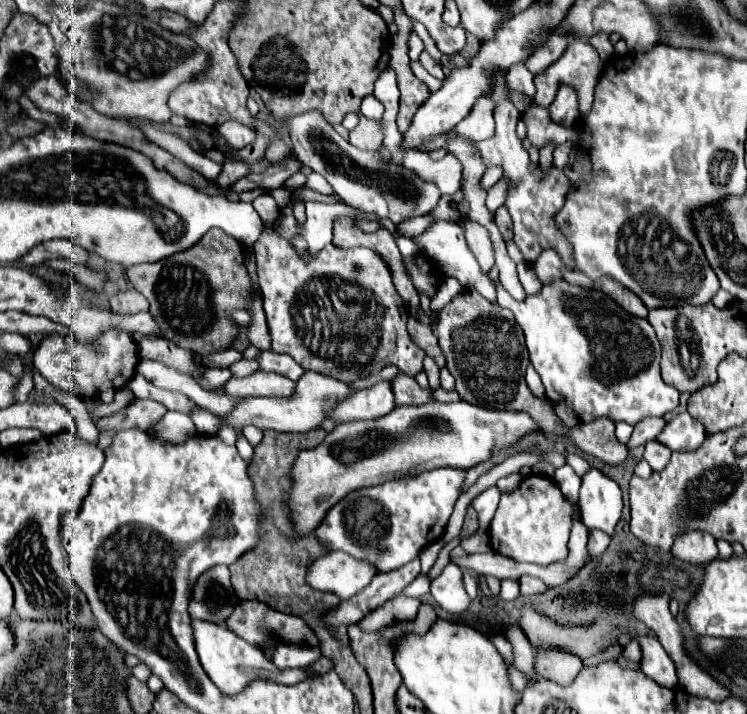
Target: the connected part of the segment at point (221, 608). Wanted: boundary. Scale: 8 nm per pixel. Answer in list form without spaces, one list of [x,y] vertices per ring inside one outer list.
[[[214,566],[198,578],[188,610],[192,618],[222,624],[232,614],[236,604],[238,598],[230,586],[228,568]]]

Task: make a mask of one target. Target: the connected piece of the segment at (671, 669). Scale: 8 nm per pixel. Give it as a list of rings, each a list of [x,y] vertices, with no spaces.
[[[642,636],[640,644],[642,644],[642,654],[644,654],[640,662],[640,670],[654,682],[666,688],[674,688],[678,684],[676,666],[672,658],[666,654],[666,650],[662,648],[662,644],[658,640],[652,640],[652,636]]]

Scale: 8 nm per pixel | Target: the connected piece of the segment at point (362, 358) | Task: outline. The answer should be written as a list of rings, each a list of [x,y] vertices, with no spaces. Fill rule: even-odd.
[[[268,226],[254,244],[254,256],[274,352],[290,354],[304,370],[320,372],[342,382],[354,382],[376,374],[390,364],[410,378],[422,372],[422,360],[426,354],[406,332],[406,306],[394,290],[388,266],[376,252],[368,248],[344,250],[328,244],[314,260],[308,260],[306,256],[298,256],[290,242]]]

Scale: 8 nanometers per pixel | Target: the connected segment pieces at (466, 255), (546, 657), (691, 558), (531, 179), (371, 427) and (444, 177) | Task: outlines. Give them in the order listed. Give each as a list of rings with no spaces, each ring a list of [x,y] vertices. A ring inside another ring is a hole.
[[[440,220],[440,222],[436,222],[434,226],[430,226],[424,234],[416,236],[414,242],[416,242],[418,248],[422,250],[422,254],[426,254],[428,258],[434,260],[434,264],[438,266],[440,272],[454,276],[464,288],[472,286],[472,288],[476,288],[482,296],[486,296],[490,302],[496,302],[496,288],[494,288],[492,280],[482,274],[482,270],[480,270],[474,254],[470,252],[468,244],[466,244],[464,228],[462,228],[458,222],[442,222],[442,220]]]
[[[536,648],[536,658],[534,658],[534,672],[538,676],[550,678],[554,682],[560,682],[562,686],[570,684],[576,674],[582,668],[580,656],[576,656],[570,650],[564,648]]]
[[[686,532],[674,538],[672,554],[678,560],[692,564],[706,564],[718,556],[716,540],[706,532]]]
[[[496,76],[496,104],[498,104],[496,110],[494,110],[496,132],[494,132],[492,138],[488,138],[484,142],[478,142],[474,148],[478,150],[478,154],[482,158],[482,164],[486,168],[500,166],[504,170],[502,178],[508,182],[508,196],[504,200],[504,206],[506,206],[506,210],[512,216],[512,222],[514,222],[514,242],[522,250],[524,260],[526,262],[534,262],[544,250],[554,248],[558,252],[558,256],[562,258],[562,262],[570,270],[574,270],[572,246],[564,238],[564,234],[560,232],[560,228],[558,228],[558,224],[554,220],[556,212],[564,206],[566,196],[572,190],[572,182],[556,166],[550,166],[548,172],[544,172],[540,168],[540,164],[534,166],[530,162],[530,156],[524,150],[522,140],[516,136],[516,122],[518,122],[520,114],[506,100],[506,96],[508,96],[508,88],[504,84],[504,76]]]
[[[428,402],[422,406],[396,406],[390,414],[378,420],[338,424],[330,434],[326,434],[322,444],[312,450],[302,450],[294,462],[294,470],[290,470],[290,480],[294,482],[294,486],[290,486],[290,508],[294,510],[290,518],[294,518],[294,530],[298,530],[298,534],[310,534],[312,530],[316,530],[324,514],[354,490],[384,484],[404,476],[416,476],[436,468],[450,466],[468,470],[490,460],[496,450],[506,450],[526,434],[538,430],[540,426],[526,412],[486,410],[468,402]]]
[[[406,150],[406,154],[398,154],[398,160],[402,160],[406,168],[422,174],[426,180],[436,182],[442,194],[456,194],[462,188],[462,164],[450,152],[446,158],[434,162],[428,154]]]

